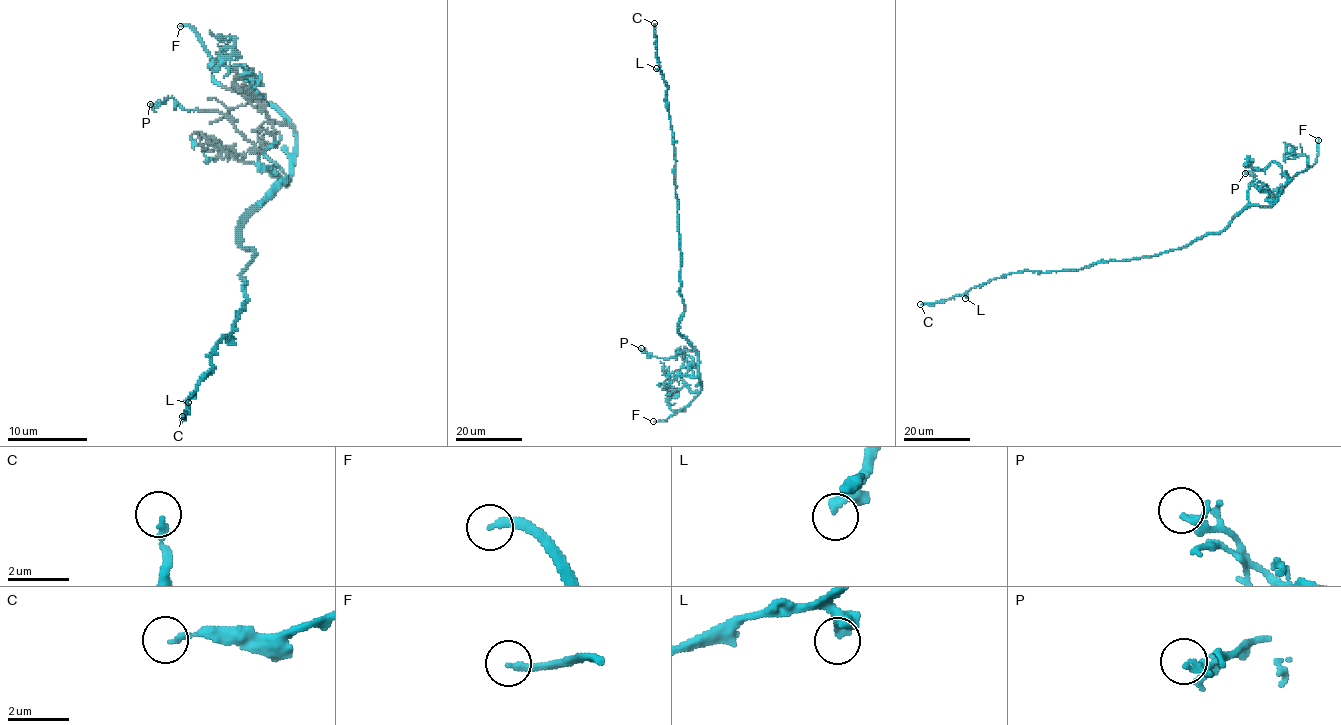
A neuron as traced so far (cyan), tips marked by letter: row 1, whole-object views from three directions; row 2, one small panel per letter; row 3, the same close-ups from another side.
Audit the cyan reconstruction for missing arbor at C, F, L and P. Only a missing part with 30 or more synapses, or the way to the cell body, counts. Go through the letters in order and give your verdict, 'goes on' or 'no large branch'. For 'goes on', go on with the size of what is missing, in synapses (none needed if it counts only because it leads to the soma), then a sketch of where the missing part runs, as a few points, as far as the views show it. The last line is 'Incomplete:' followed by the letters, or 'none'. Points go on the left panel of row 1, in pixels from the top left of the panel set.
C: goes on; 350 synapses; course (182, 416), (128, 424), (60, 325), (104, 235), (60, 175)
F: goes on; course (180, 26), (172, 28), (130, 76)
L: no large branch
P: no large branch
Incomplete: C, F

